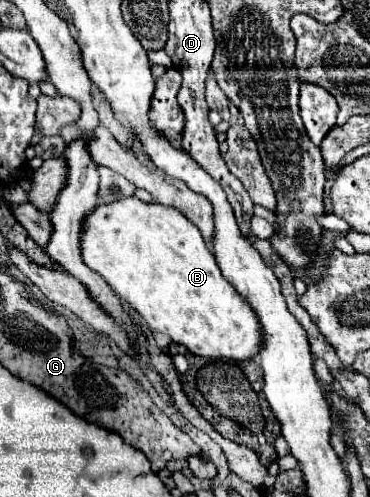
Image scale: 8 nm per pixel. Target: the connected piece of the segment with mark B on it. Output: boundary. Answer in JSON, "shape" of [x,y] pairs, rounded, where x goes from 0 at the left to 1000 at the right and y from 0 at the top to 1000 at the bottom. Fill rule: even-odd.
{"shape":[[[362,392],[276,408],[222,445],[216,505],[232,537],[259,545],[330,606],[351,610],[411,666],[454,674],[470,690],[568,726],[665,726],[697,710],[703,658],[686,626],[676,626],[676,614],[600,561],[595,537],[562,505],[535,457],[503,445],[476,416],[389,408]]]}

